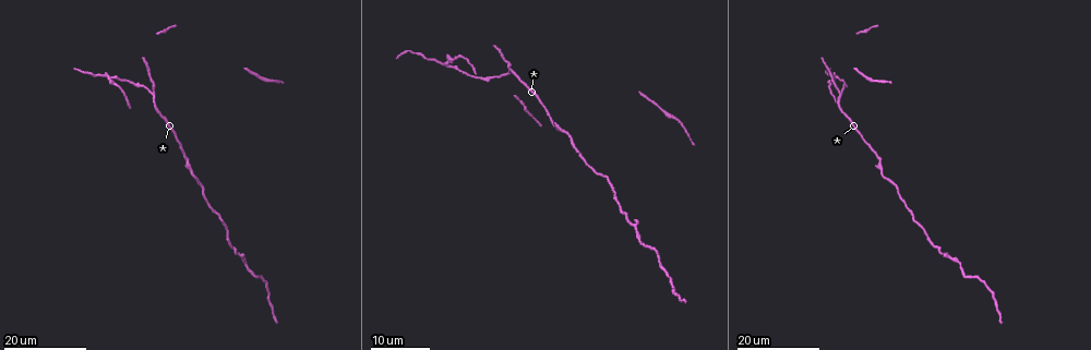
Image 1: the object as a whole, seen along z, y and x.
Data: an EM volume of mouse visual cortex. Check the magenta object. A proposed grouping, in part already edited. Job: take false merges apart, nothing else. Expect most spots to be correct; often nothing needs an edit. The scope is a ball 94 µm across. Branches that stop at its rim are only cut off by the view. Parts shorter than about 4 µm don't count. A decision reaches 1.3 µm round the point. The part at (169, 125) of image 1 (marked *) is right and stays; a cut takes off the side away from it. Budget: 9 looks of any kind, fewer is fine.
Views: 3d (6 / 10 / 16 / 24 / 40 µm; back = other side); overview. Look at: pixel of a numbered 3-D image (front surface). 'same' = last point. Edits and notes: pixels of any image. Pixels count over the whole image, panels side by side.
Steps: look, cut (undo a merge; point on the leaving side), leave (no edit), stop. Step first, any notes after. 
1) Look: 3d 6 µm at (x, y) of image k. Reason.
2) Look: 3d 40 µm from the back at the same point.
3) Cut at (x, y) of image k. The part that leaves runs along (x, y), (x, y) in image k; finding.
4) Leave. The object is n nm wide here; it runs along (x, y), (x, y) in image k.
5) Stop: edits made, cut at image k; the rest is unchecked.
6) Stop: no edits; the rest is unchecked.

Look: 3d 24 µm at (153, 92) of image 1. Arms part here.

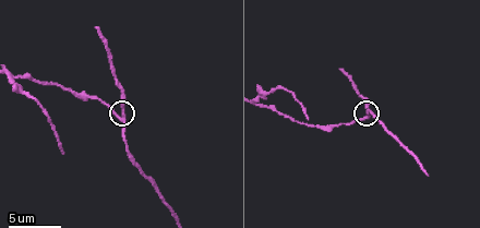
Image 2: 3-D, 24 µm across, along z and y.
Look: 3d 10 µm at (124, 119) of image 2.

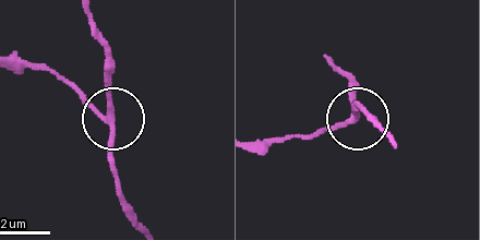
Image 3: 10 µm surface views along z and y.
Look: 3d 6 µm at (110, 117) of image 3. Closer look.

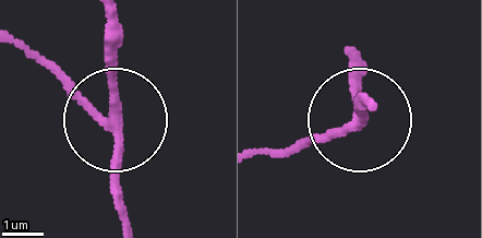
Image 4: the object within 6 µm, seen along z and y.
Leave. The side arm is 24 µm long; continuous, no second neuron.

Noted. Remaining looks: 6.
Look: 3d 24 µm at (221, 220) of image 1. Calibre changes.

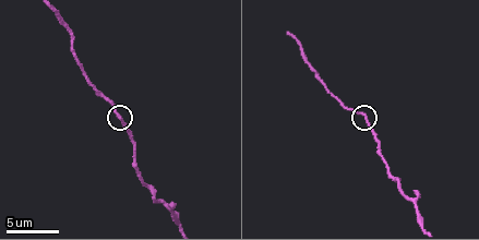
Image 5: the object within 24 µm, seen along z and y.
Look: 3d 6 µm at (121, 123) of image 5.

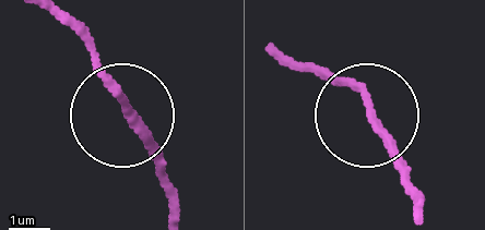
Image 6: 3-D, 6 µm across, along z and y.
Look: 3d 6 µm from the back at (371, 112) of image 6.

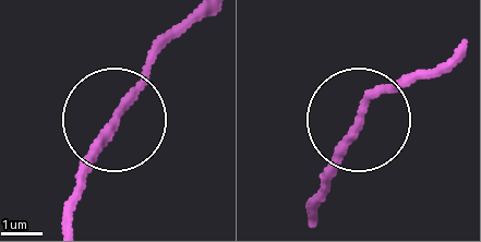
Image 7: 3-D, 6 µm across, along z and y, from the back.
Leave. It runs along (192, 23), (122, 107), (70, 207) in image 7; one neuron here.

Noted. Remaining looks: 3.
Look: 3d 16 µm at (143, 182) of image 5. Calibre changes.

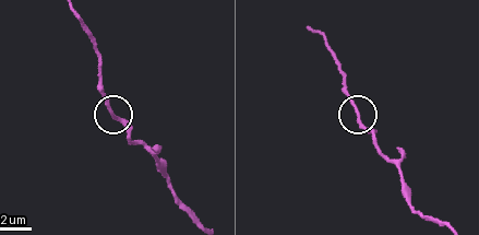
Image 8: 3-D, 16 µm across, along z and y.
Look: 3d 16 µm from the back at (115, 115) of image 8.

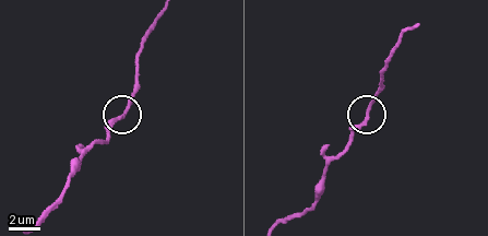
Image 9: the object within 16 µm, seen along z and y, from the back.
Leave. The object is 230 nm wide here; it runs along (416, 25), (402, 34), (381, 69), (375, 101), (352, 134) in image 9; continuous, no second neuron.

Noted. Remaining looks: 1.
Look: 3d 10 µm at (416, 206) of image 5. Three arms meet.

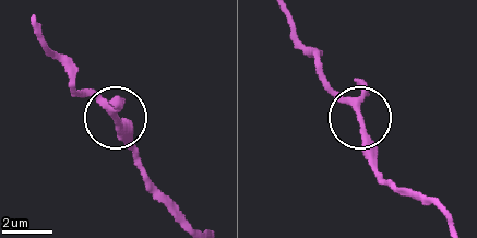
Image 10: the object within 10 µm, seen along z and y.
Leave. It runs along (285, 15), (326, 84), (356, 115), (377, 182) in image 10; all the same neuron.

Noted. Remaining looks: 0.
Stop: no edits; the rest is unchecked.

